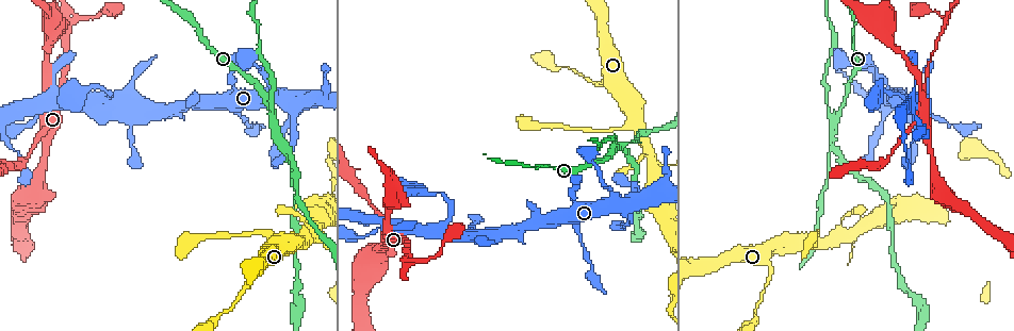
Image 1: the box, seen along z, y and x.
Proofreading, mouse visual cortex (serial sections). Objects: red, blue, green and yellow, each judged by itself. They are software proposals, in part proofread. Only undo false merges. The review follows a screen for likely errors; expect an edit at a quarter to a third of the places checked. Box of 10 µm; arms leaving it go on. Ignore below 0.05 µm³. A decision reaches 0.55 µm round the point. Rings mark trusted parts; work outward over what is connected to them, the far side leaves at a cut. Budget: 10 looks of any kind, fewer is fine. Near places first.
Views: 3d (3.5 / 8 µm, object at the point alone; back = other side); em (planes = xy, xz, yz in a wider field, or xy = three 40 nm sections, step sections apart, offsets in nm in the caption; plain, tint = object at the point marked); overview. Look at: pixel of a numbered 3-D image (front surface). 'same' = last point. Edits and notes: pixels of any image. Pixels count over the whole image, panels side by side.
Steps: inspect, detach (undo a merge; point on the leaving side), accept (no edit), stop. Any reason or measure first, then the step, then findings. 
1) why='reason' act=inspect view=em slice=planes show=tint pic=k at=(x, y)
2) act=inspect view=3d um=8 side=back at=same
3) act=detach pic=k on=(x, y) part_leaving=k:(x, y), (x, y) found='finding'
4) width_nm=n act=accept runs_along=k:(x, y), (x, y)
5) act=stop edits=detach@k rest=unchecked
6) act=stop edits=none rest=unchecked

why='branch point' act=inspect view=3d um=3.5 pic=1 at=(70, 19)

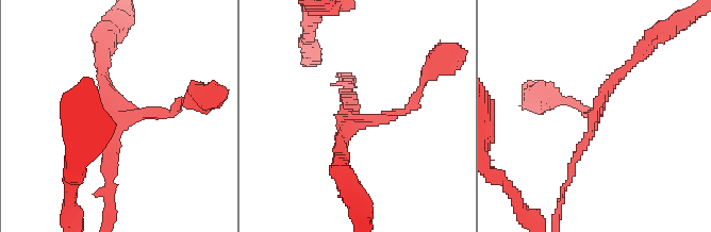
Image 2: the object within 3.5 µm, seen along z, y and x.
arms=3 arm_widths_nm=150,150,150 why='need the tissue' act=inspect view=em slice=xy step=3 show=tint pic=2 at=(593, 122)

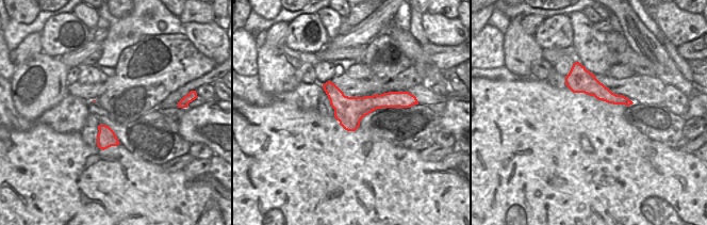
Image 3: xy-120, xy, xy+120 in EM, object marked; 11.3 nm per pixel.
act=accept found='all the same cell'

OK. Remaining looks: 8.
why='calibre changes' act=inspect view=3d um=8 side=back pic=1 at=(80, 93)

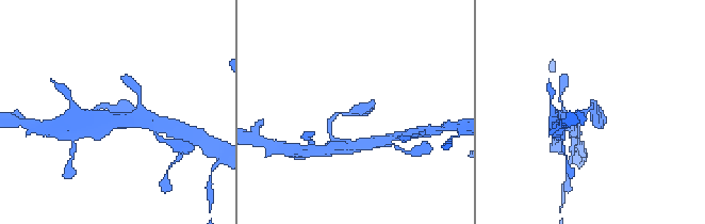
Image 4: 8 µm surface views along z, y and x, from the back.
why='zoom in' act=inspect view=3d um=3.5 side=back at=same

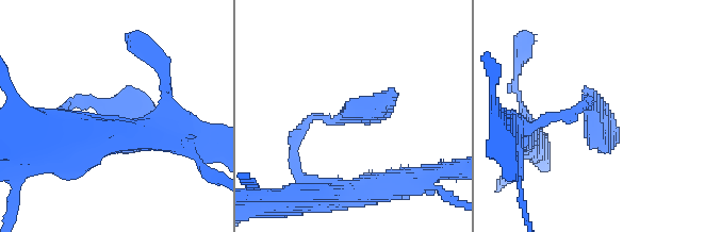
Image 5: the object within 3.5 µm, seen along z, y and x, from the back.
why='need the tissue' act=inspect view=em slice=xy step=2 show=tint pic=5 at=(348, 116)

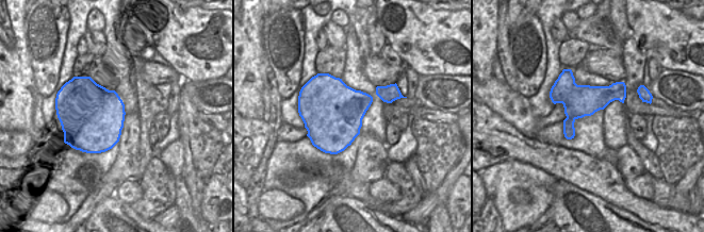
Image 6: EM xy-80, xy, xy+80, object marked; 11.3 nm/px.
act=accept runs_along=5:(296, 137), (316, 116), (339, 121), (394, 92) found='one cell here'

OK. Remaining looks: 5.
why='abrupt turn' act=inspect view=3d um=3.5 pic=1 at=(292, 99)

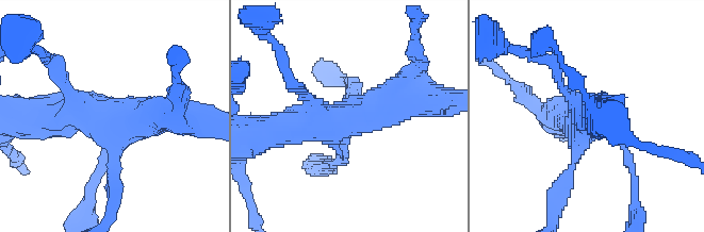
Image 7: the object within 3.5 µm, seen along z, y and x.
act=inspect view=em slice=xy step=3 show=tint pic=7 at=(344, 121)

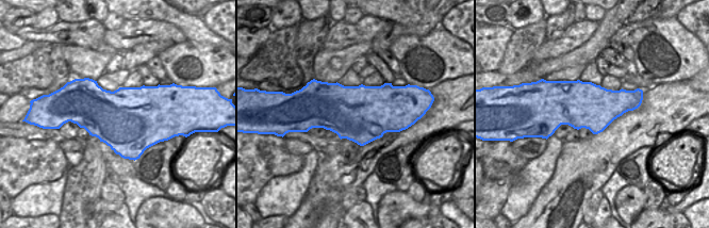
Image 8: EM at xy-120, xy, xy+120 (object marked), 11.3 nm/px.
width_nm=650 act=accept runs_along=7:(273, 132), (378, 111), (400, 85) found='one cell here'

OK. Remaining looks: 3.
why='three arms meet' act=inspect view=3d um=3.5 pic=1 at=(835, 141)

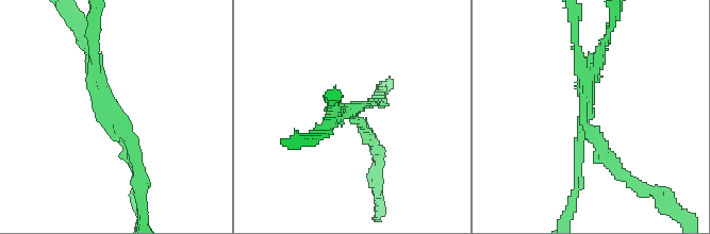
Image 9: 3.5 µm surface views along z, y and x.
act=inspect view=em slice=planes show=tint pic=9 at=(584, 115)

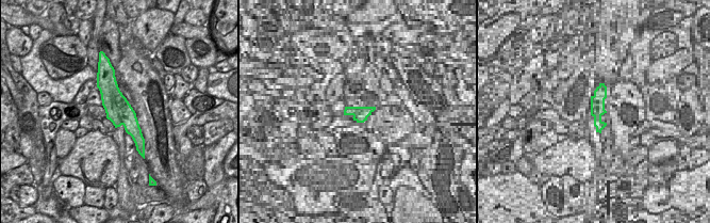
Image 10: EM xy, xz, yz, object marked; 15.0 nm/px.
width_nm=400 act=detach pic=9 on=(611, 165) part_leaving=9:(589, 76), (585, 124), (613, 164) found='two cells meet here'

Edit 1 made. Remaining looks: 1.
why='arms part here' act=inspect view=3d um=3.5 pic=1 at=(637, 125)

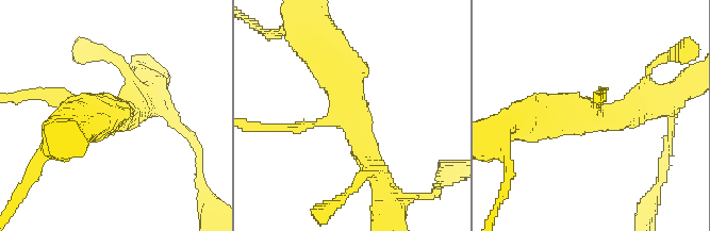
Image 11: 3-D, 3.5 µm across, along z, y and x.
act=accept runs_along=11:(319, 54), (333, 65), (376, 174) found='one cell here'

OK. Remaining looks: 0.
act=stop edits=detach@9 rest=unchecked

